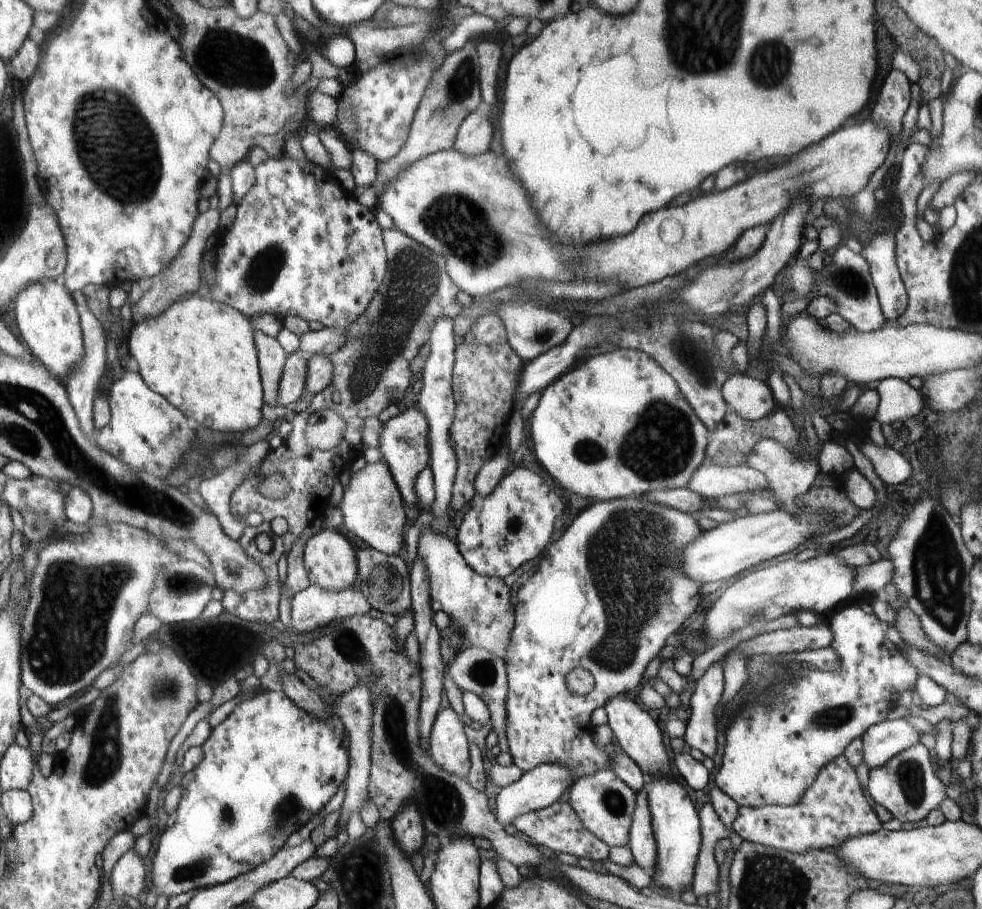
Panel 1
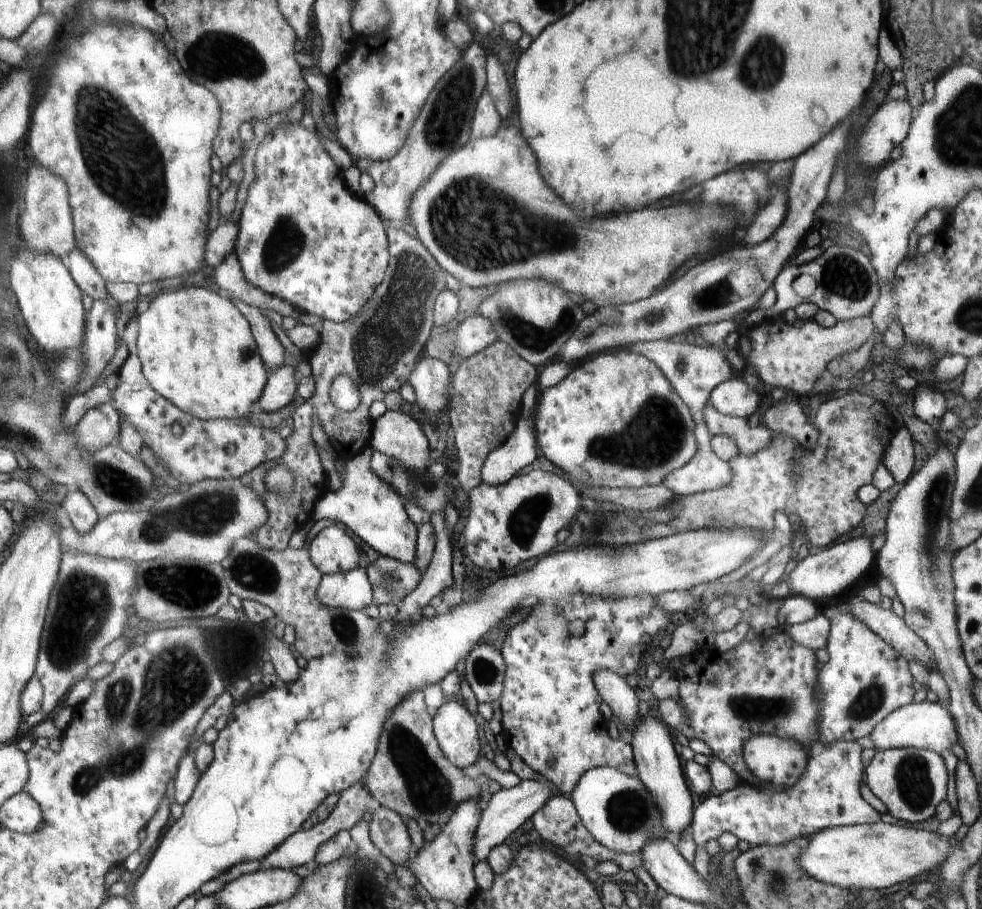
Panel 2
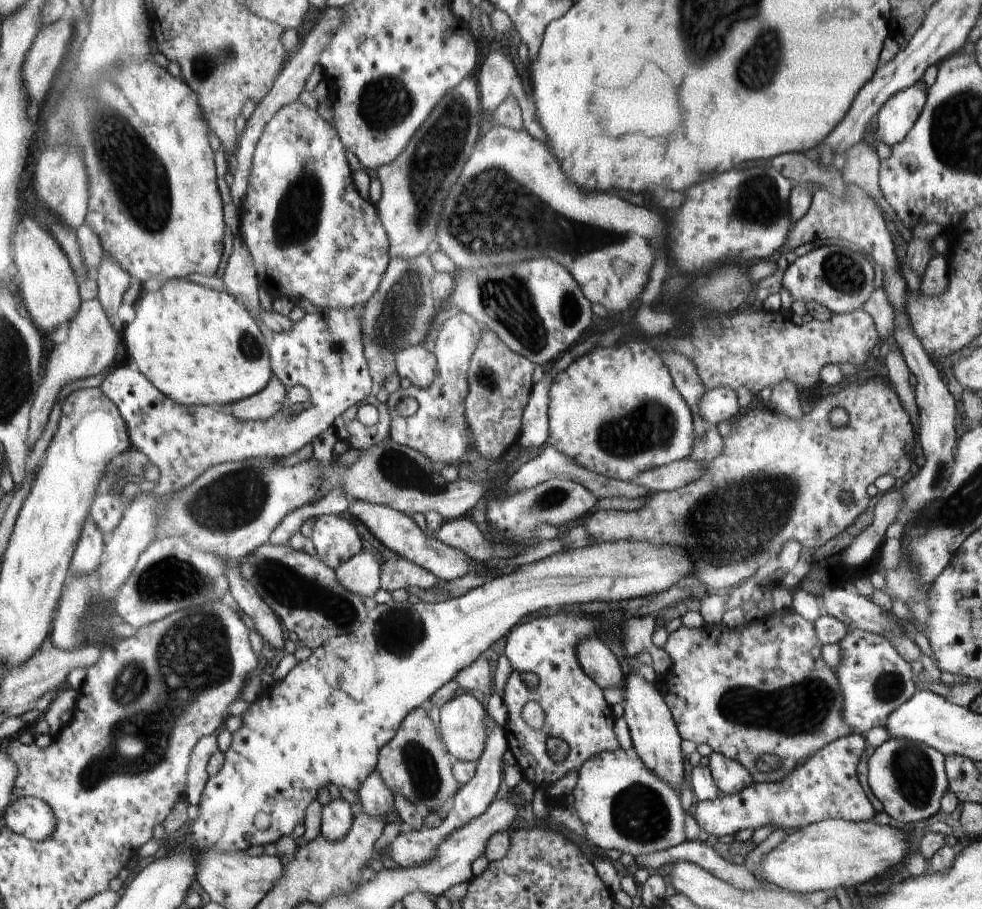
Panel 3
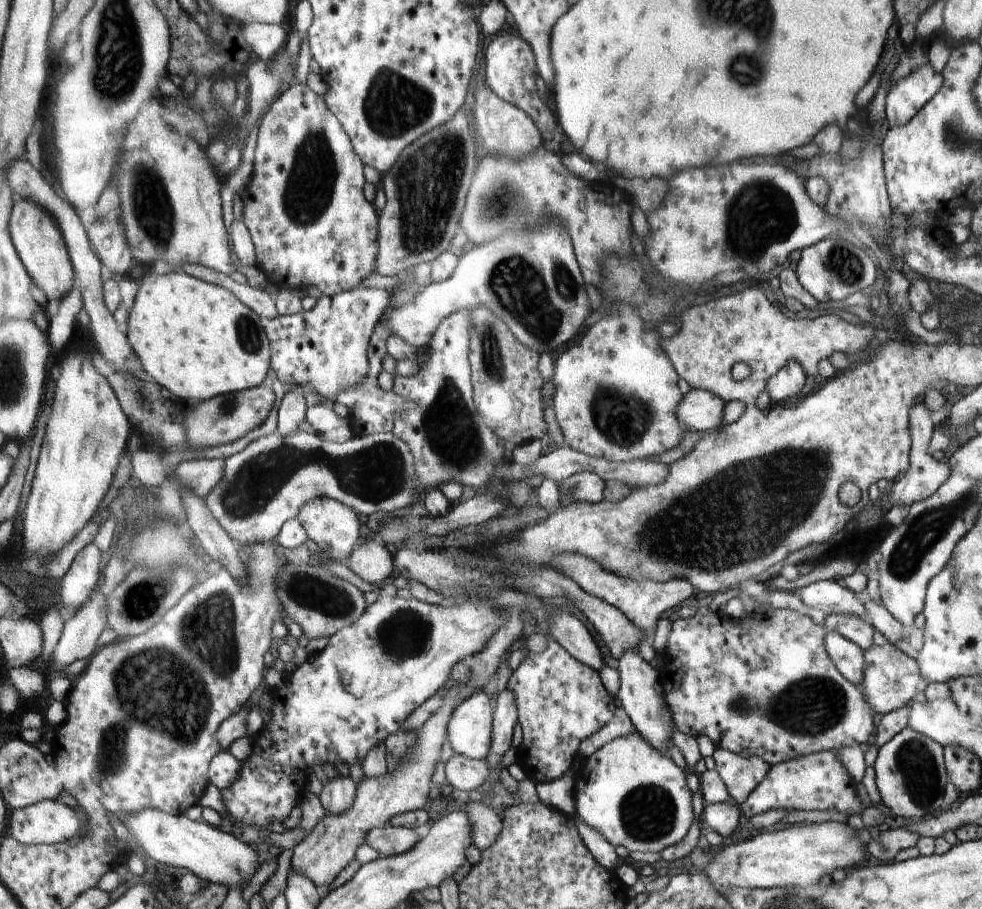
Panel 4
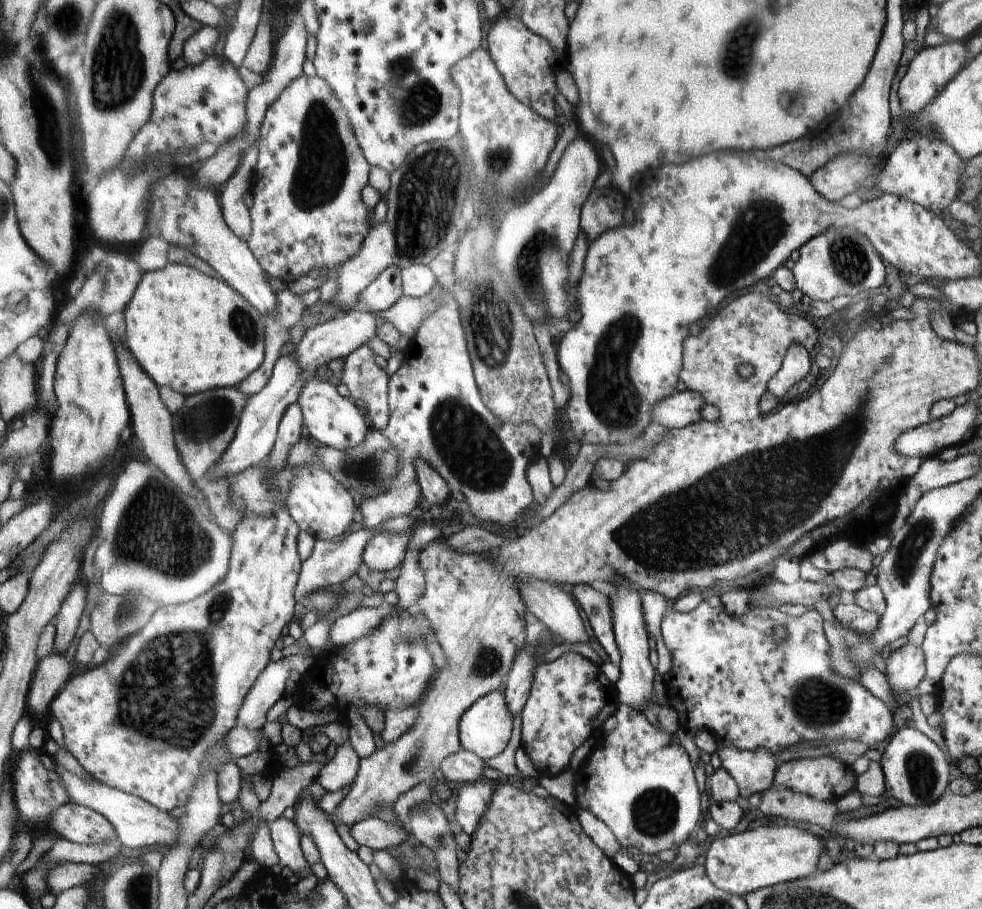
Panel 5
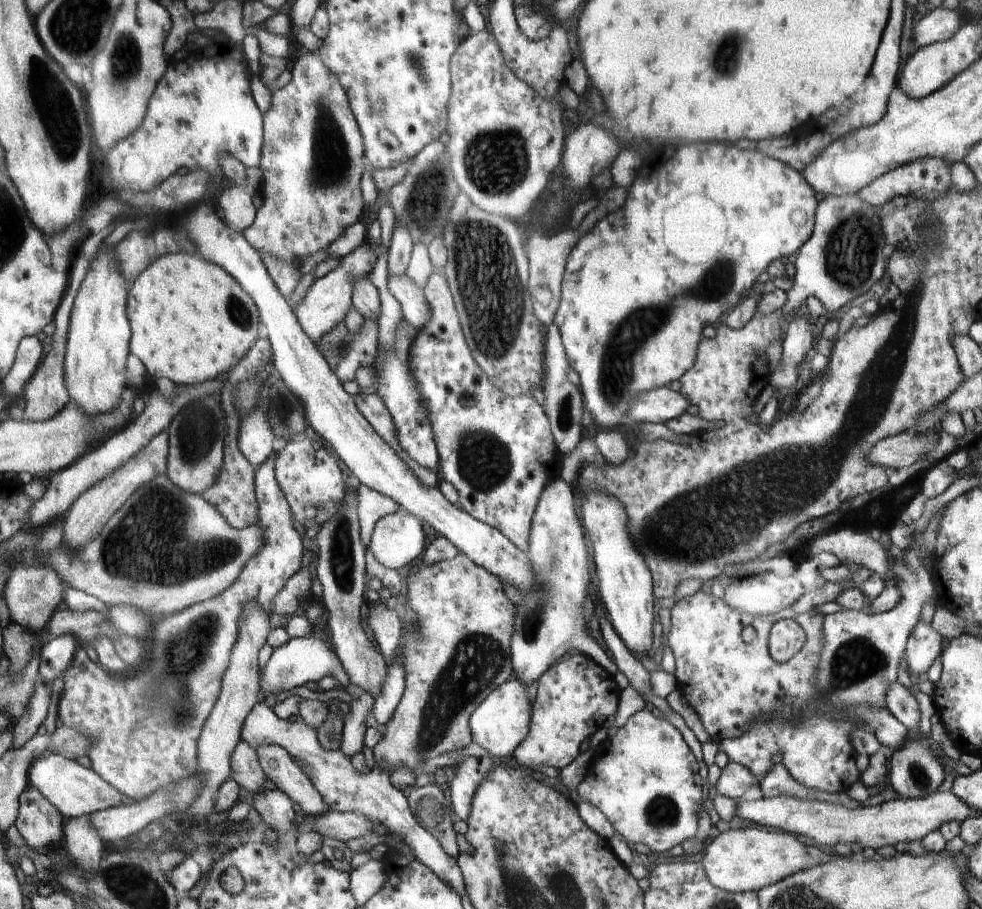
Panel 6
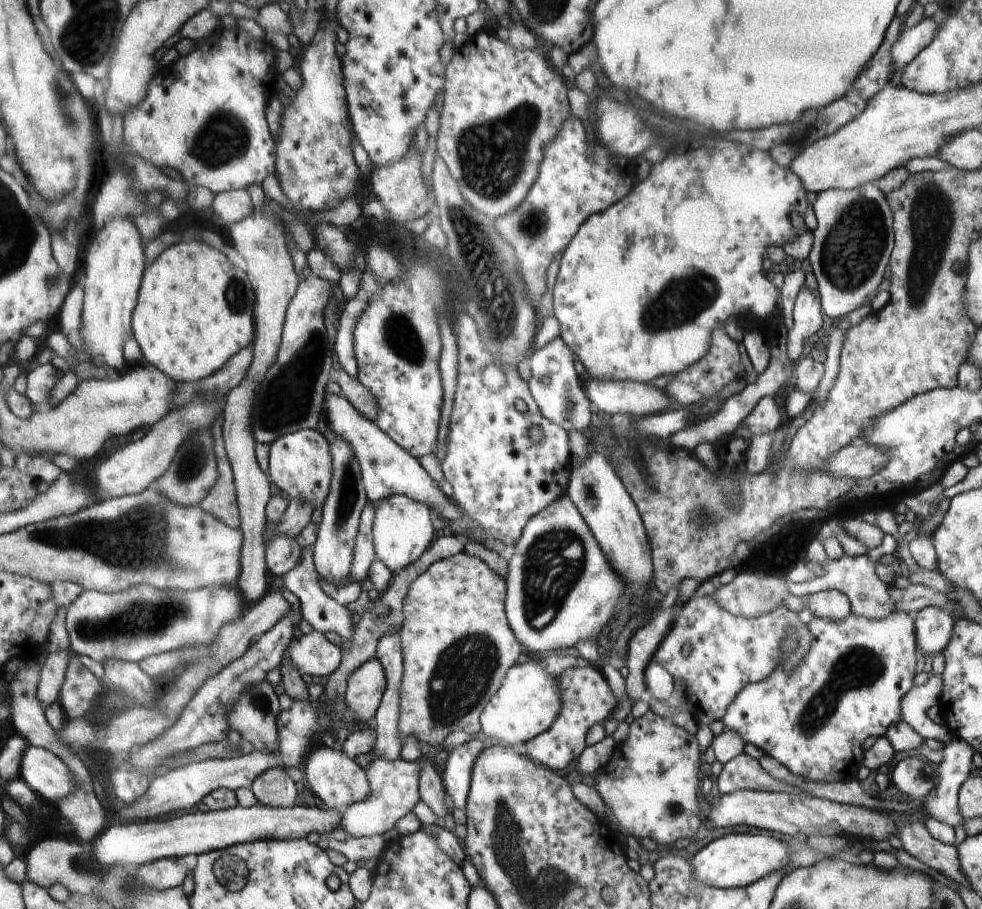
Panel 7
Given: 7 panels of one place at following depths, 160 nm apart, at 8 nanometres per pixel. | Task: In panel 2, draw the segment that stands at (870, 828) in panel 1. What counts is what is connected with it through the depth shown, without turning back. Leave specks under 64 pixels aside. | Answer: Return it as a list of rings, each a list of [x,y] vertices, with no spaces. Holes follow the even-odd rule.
[[[836,741],[832,745],[823,746],[810,756],[803,776],[790,788],[778,792],[764,792],[756,786],[742,783],[723,793],[711,793],[696,808],[693,815],[690,832],[695,844],[704,846],[708,840],[712,838],[716,840],[723,832],[731,832],[736,838],[746,840],[752,846],[776,846],[798,837],[810,838],[814,833],[832,827],[880,822],[881,814],[861,795],[861,782],[865,776],[865,768],[860,757],[862,751],[863,748],[857,741]]]

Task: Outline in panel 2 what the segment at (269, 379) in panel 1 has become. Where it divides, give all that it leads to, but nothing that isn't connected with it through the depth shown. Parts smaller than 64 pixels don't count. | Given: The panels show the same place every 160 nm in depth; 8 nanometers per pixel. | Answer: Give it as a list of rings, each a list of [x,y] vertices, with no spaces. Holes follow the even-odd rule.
[[[233,299],[244,318],[251,325],[252,334],[259,345],[259,353],[263,357],[263,363],[267,366],[268,372],[273,373],[285,364],[286,350],[278,340],[276,333],[272,331],[270,322],[262,315],[258,305],[246,304],[243,300]]]

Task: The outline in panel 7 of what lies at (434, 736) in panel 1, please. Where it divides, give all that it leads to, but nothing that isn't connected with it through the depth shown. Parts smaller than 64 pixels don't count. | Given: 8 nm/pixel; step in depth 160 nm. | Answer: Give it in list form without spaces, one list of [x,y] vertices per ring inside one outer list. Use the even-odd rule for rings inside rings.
[[[531,658],[524,664],[512,666],[503,679],[500,694],[496,694],[496,698],[492,698],[492,706],[483,711],[484,738],[491,743],[510,744],[520,754],[525,753],[527,743],[548,731],[562,708],[556,677],[541,666],[540,659]]]

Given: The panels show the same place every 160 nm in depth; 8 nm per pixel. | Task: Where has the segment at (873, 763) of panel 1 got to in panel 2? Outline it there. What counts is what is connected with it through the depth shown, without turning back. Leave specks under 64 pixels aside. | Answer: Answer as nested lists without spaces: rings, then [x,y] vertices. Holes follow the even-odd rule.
[[[926,700],[918,704],[908,703],[884,717],[870,734],[870,740],[876,751],[916,747],[940,754],[943,750],[950,750],[950,744],[954,740],[959,743],[948,706],[943,708],[938,702],[930,703]]]

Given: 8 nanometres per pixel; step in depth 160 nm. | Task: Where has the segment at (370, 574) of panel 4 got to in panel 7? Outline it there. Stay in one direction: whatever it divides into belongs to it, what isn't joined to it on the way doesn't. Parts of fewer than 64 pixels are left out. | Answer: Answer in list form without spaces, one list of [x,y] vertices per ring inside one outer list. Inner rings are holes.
[[[392,494],[383,501],[377,502],[372,528],[375,558],[378,558],[382,564],[386,564],[393,574],[418,560],[424,554],[424,550],[430,546],[434,530],[428,514],[430,508],[426,504],[420,504],[408,496]]]

